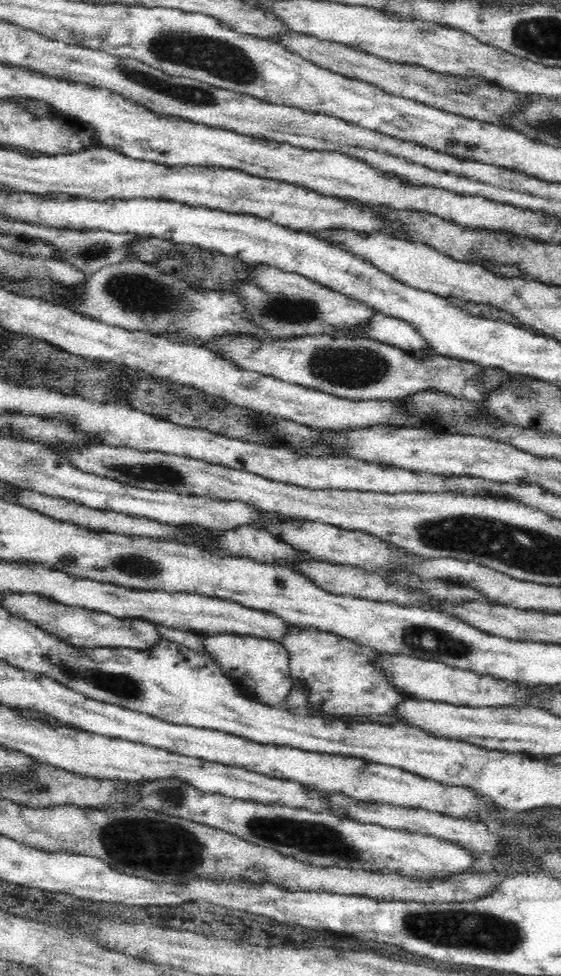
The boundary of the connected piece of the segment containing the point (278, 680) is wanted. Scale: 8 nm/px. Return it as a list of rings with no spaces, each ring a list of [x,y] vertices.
[[[220,633],[202,635],[204,650],[213,655],[222,672],[247,697],[273,707],[284,707],[290,699],[293,680],[290,672],[290,651],[281,641],[245,634]]]

